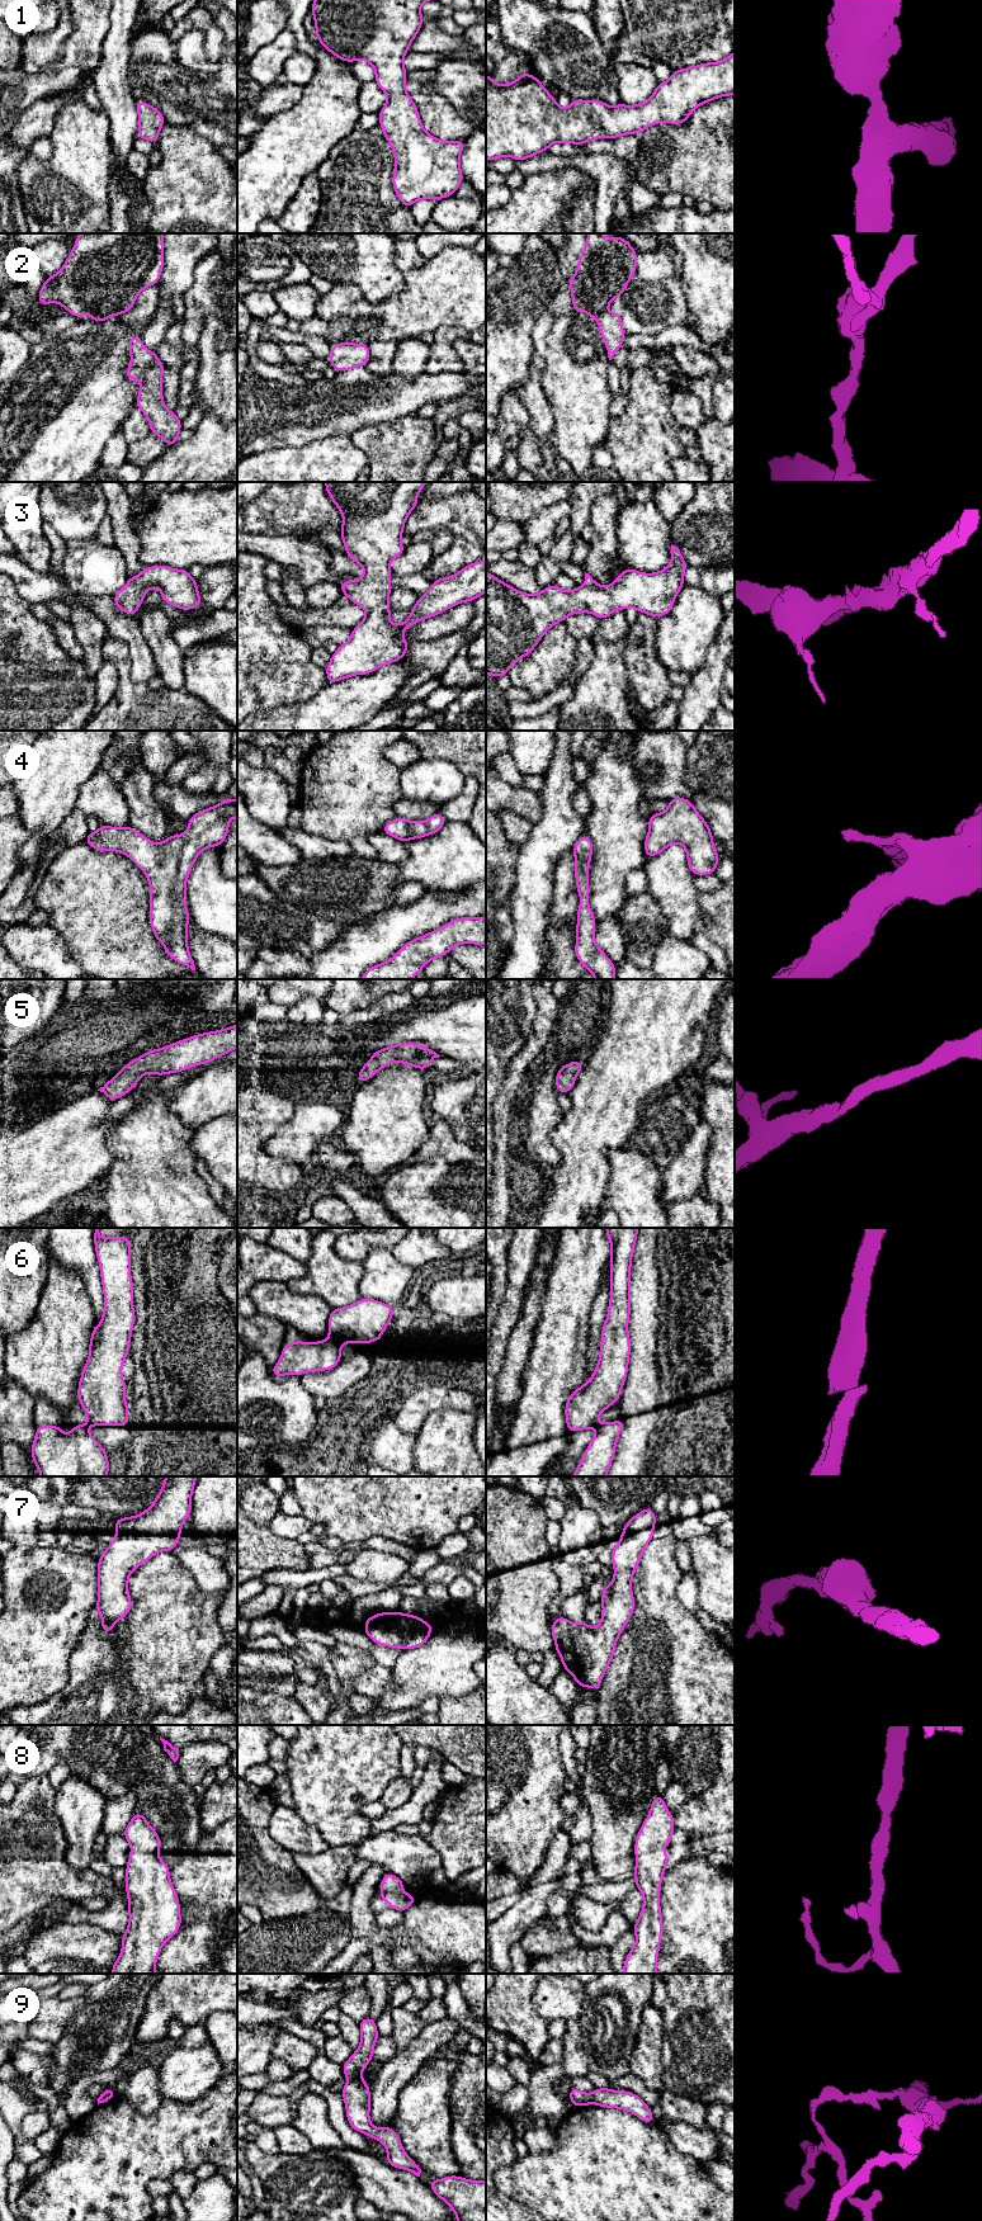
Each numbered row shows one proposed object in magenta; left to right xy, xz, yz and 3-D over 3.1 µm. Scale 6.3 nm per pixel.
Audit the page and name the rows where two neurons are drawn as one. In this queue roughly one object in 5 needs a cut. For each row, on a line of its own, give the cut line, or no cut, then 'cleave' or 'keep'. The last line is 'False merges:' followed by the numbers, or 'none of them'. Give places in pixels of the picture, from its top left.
1: no cut | keep
2: no cut | keep
3: no cut | keep
4: no cut | keep
5: no cut | keep
6: xz (329, 1333), (340, 1345) | cleave
7: no cut | keep
8: no cut | keep
9: xz (359, 2075), (349, 2080) | cleave
False merges: 6, 9

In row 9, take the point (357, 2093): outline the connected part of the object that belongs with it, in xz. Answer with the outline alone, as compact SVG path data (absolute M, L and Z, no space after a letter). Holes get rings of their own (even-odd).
M358 2076L349 2080L340 2093L346 2108L346 2121L351 2128L381 2141L387 2150L387 2164L390 2166L405 2169L420 2177L421 2169L405 2153L397 2132L391 2126L377 2128L372 2125L369 2120L370 2088L363 2078Z

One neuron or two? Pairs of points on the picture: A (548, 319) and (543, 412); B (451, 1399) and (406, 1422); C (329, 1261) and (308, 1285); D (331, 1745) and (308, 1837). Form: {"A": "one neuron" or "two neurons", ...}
{"A": "one neuron", "B": "one neuron", "C": "one neuron", "D": "two neurons"}

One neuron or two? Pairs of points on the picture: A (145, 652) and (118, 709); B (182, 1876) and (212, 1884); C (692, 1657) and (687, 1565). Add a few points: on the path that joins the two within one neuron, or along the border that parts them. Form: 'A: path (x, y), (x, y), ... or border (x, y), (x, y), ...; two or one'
A: border (127, 648), (131, 676), (137, 681), (145, 683); two
B: path (189, 1876), (204, 1879); one
C: border (675, 1544), (675, 1560), (683, 1573); two

